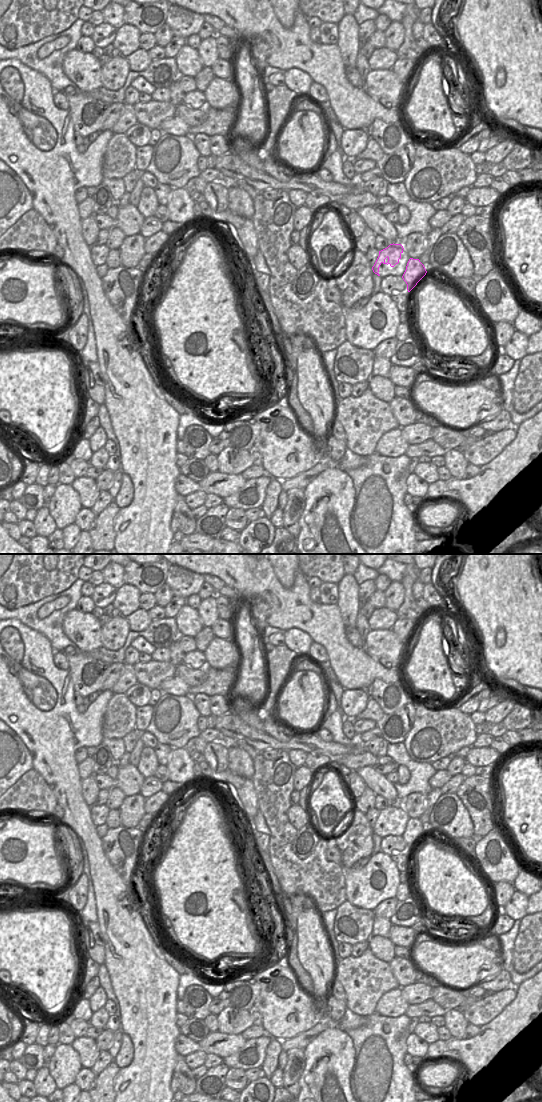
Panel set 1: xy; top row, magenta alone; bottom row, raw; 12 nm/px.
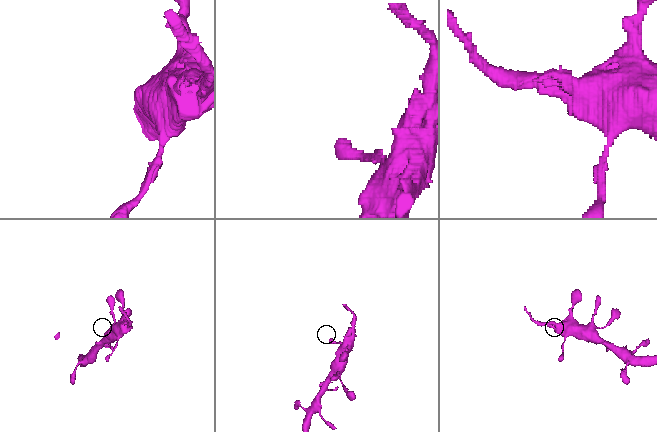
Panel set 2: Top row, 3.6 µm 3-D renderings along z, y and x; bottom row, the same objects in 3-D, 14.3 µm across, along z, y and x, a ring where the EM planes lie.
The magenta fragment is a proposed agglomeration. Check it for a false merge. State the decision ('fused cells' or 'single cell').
fused cells

